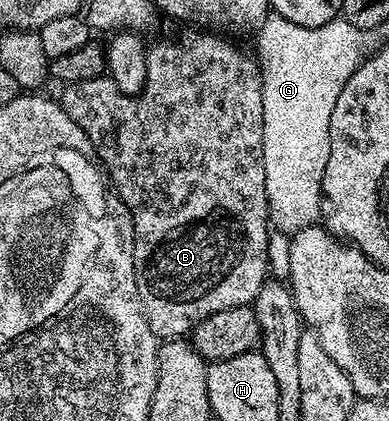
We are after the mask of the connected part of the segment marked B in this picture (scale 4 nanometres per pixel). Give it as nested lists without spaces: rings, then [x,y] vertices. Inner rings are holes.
[[[189,29],[178,43],[157,43],[154,47],[150,46],[146,57],[146,85],[140,95],[124,95],[116,88],[115,81],[108,77],[70,83],[62,90],[65,92],[59,95],[60,105],[67,117],[71,117],[71,121],[75,121],[75,125],[79,125],[79,129],[89,135],[96,158],[112,190],[124,201],[133,215],[133,256],[141,308],[145,311],[147,325],[151,325],[151,329],[161,341],[188,336],[204,319],[223,309],[250,306],[271,275],[268,259],[271,224],[267,189],[264,187],[261,69],[252,54],[244,55],[235,44],[228,41],[233,42],[217,33]]]

